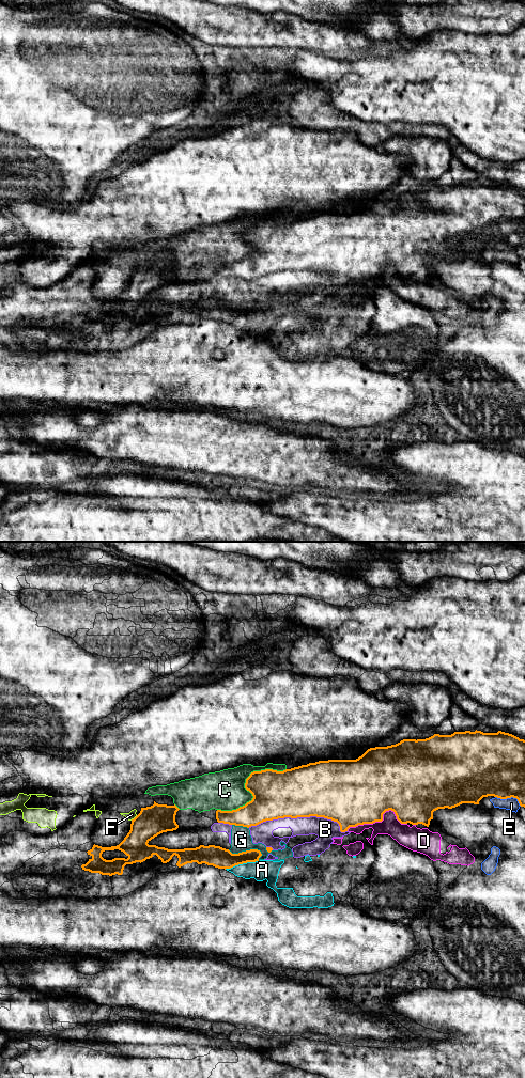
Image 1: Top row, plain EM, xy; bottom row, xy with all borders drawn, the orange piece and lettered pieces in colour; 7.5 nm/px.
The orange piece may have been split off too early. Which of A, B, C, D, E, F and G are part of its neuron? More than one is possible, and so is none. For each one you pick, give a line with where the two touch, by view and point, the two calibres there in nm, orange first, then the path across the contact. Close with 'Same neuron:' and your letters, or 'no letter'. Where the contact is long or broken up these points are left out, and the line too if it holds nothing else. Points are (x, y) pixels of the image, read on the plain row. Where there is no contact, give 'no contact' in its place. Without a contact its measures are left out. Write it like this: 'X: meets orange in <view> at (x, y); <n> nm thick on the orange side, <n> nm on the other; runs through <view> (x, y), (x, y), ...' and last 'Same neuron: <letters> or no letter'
Same neuron: no letter

